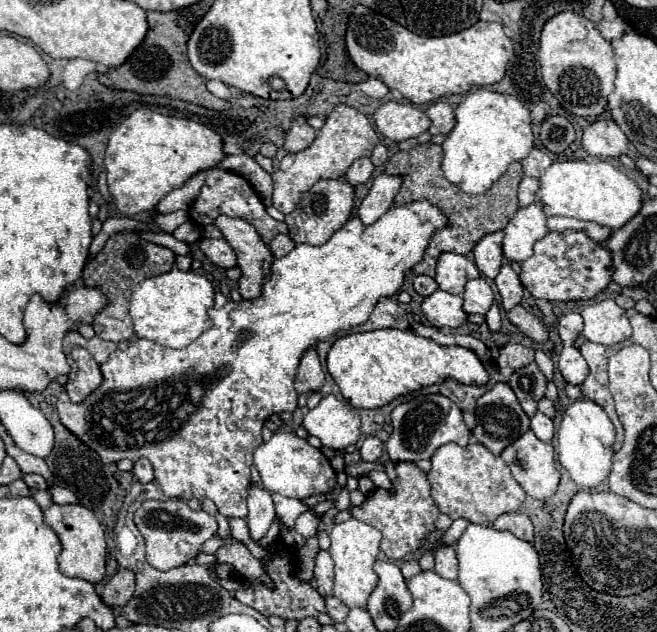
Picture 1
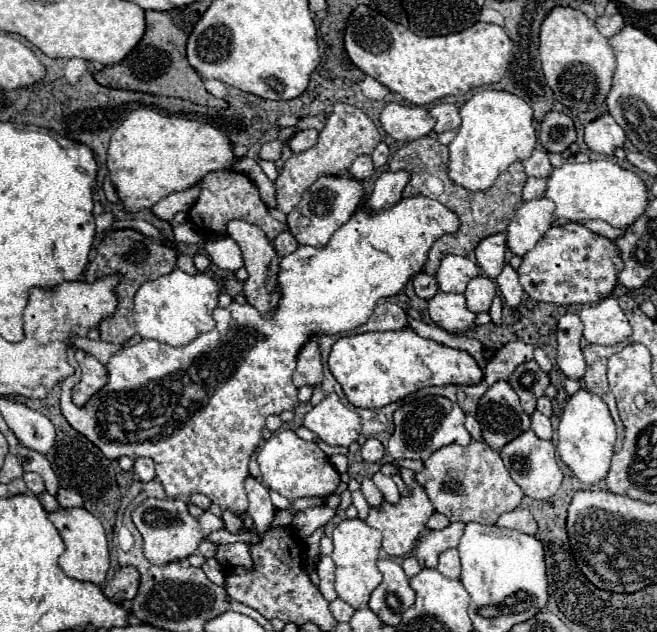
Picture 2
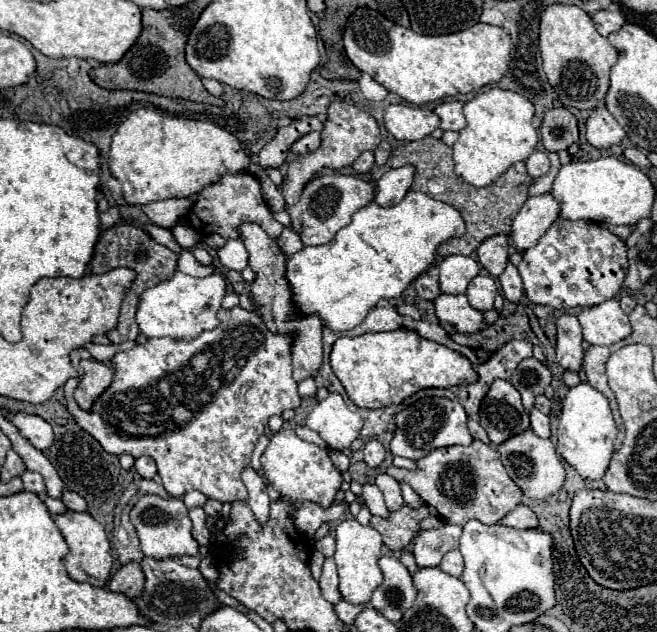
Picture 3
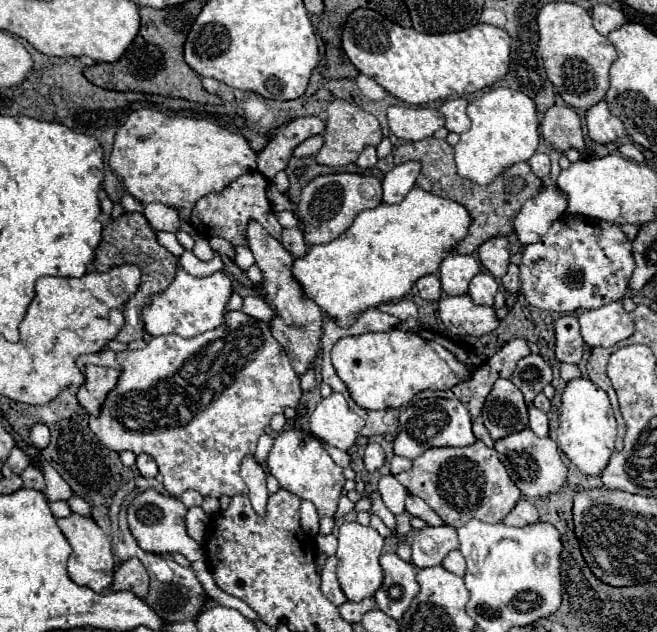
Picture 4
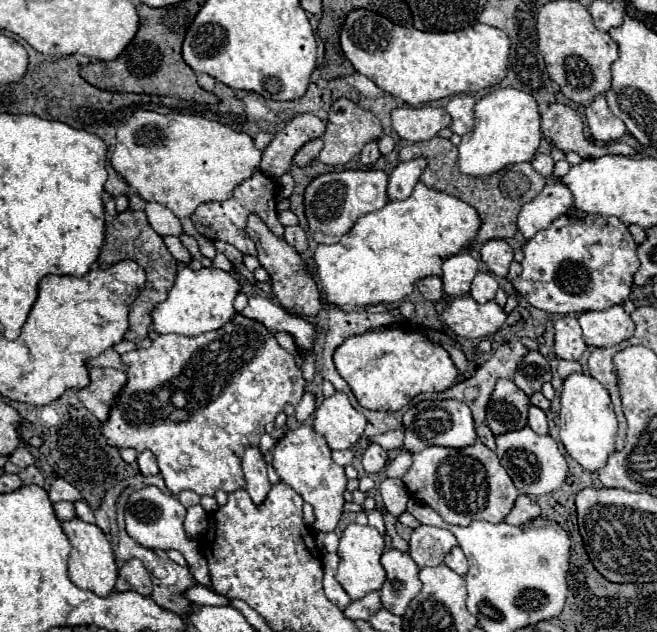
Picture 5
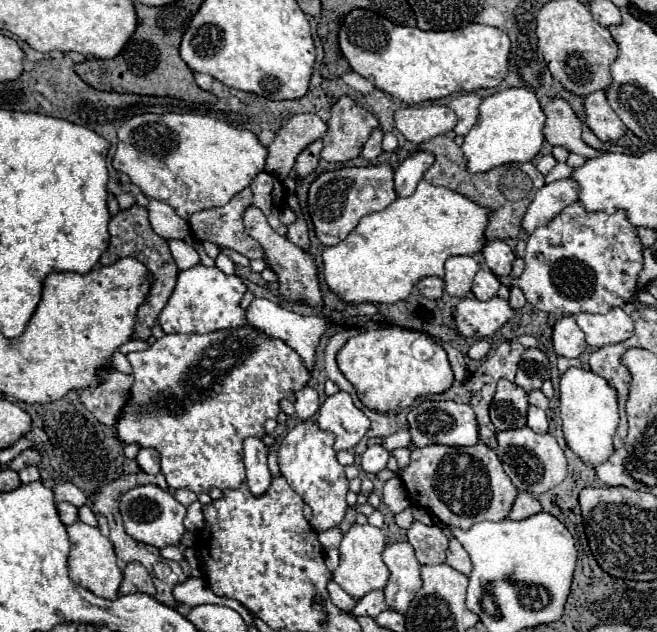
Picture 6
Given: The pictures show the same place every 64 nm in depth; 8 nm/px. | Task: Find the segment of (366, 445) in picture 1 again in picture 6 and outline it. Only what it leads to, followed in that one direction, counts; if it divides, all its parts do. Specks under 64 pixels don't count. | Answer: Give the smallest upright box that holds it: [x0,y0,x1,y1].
[362,444,390,474]

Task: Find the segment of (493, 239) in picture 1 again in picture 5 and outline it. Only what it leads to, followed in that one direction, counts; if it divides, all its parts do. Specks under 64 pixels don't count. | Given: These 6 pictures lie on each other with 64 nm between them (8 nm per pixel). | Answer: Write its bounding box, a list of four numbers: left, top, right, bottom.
[480,240,514,278]

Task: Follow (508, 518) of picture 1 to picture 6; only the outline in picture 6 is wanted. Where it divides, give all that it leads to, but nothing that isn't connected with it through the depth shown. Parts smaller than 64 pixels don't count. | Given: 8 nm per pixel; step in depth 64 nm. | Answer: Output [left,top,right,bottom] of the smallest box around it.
[508,492,542,520]

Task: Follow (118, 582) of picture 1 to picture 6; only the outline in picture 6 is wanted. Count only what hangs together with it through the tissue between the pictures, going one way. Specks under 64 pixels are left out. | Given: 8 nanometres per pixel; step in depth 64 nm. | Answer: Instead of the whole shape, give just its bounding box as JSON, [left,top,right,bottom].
[120,562,156,596]

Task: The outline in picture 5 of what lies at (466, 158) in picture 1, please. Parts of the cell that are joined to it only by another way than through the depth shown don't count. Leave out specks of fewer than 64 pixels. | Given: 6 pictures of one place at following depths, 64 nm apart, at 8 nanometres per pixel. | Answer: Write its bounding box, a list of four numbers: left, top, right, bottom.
[458,88,540,178]

